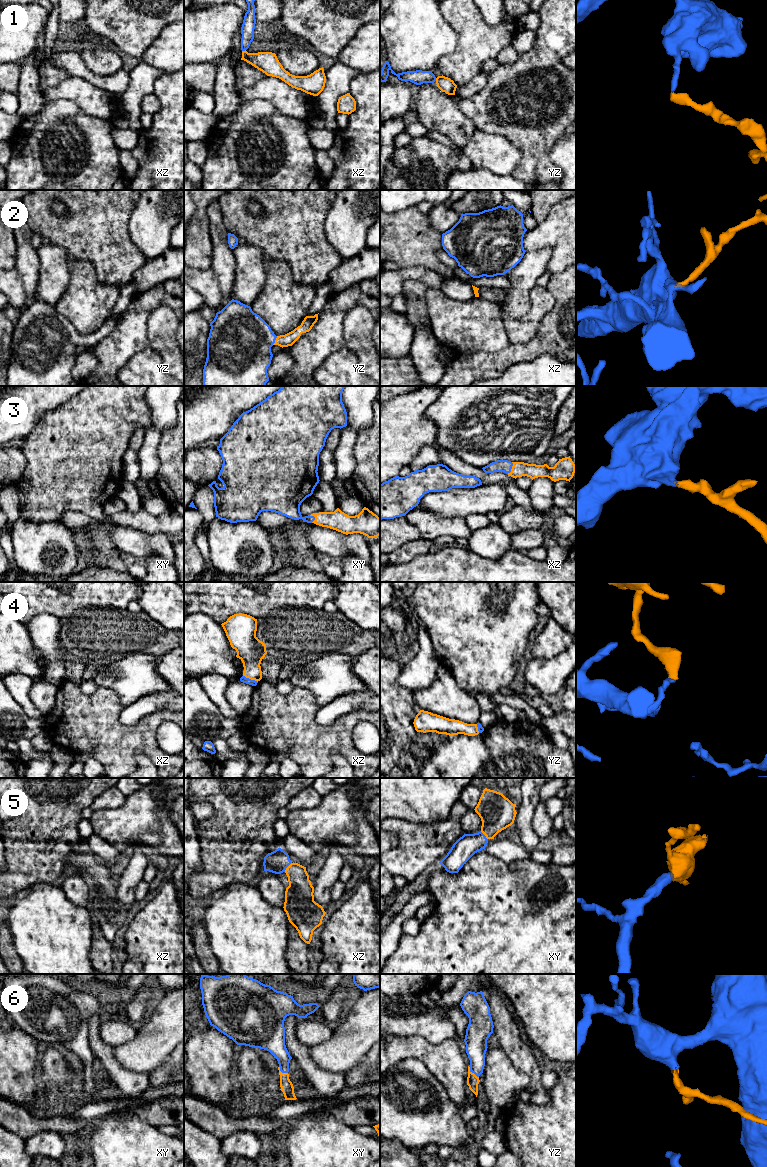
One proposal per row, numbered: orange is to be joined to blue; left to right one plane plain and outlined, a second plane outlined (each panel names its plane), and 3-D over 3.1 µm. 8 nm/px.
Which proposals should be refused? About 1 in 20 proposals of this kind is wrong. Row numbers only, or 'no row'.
no row

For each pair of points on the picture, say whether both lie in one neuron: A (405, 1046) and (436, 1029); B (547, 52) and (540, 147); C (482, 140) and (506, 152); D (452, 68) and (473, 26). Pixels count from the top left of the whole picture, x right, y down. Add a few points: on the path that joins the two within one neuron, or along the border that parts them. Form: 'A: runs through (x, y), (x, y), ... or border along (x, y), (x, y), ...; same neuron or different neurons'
A: border along (398, 1035), (421, 1036), (432, 1043), (444, 1041); different neurons
B: runs through (513, 76), (491, 88), (486, 110), (506, 127); same neuron
C: runs through (488, 146), (494, 152), (500, 152); same neuron
D: runs through (462, 58), (473, 47), (473, 36); same neuron

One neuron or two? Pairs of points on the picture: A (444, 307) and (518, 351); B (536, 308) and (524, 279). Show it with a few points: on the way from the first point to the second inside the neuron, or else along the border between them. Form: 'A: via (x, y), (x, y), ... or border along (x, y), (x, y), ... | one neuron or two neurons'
A: border along (510, 343), (496, 351), (485, 351) | two neurons
B: border along (536, 285), (530, 294), (530, 308), (522, 315) | two neurons

